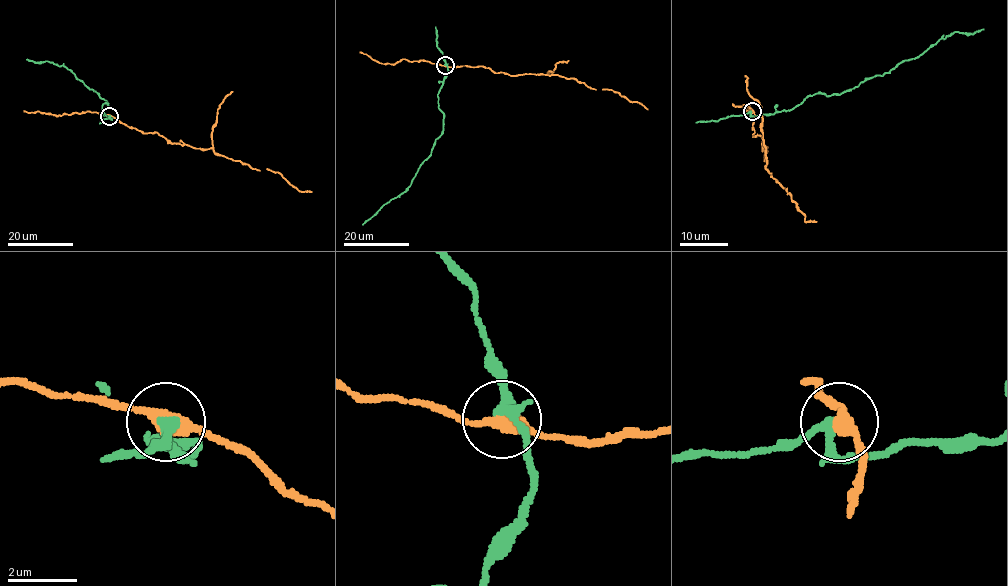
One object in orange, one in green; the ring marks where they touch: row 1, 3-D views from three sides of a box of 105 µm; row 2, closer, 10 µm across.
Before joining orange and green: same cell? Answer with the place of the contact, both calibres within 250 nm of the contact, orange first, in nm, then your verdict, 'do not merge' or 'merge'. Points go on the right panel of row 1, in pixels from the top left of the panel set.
place (752, 111); calibres 380 and 240 nm; do not merge

